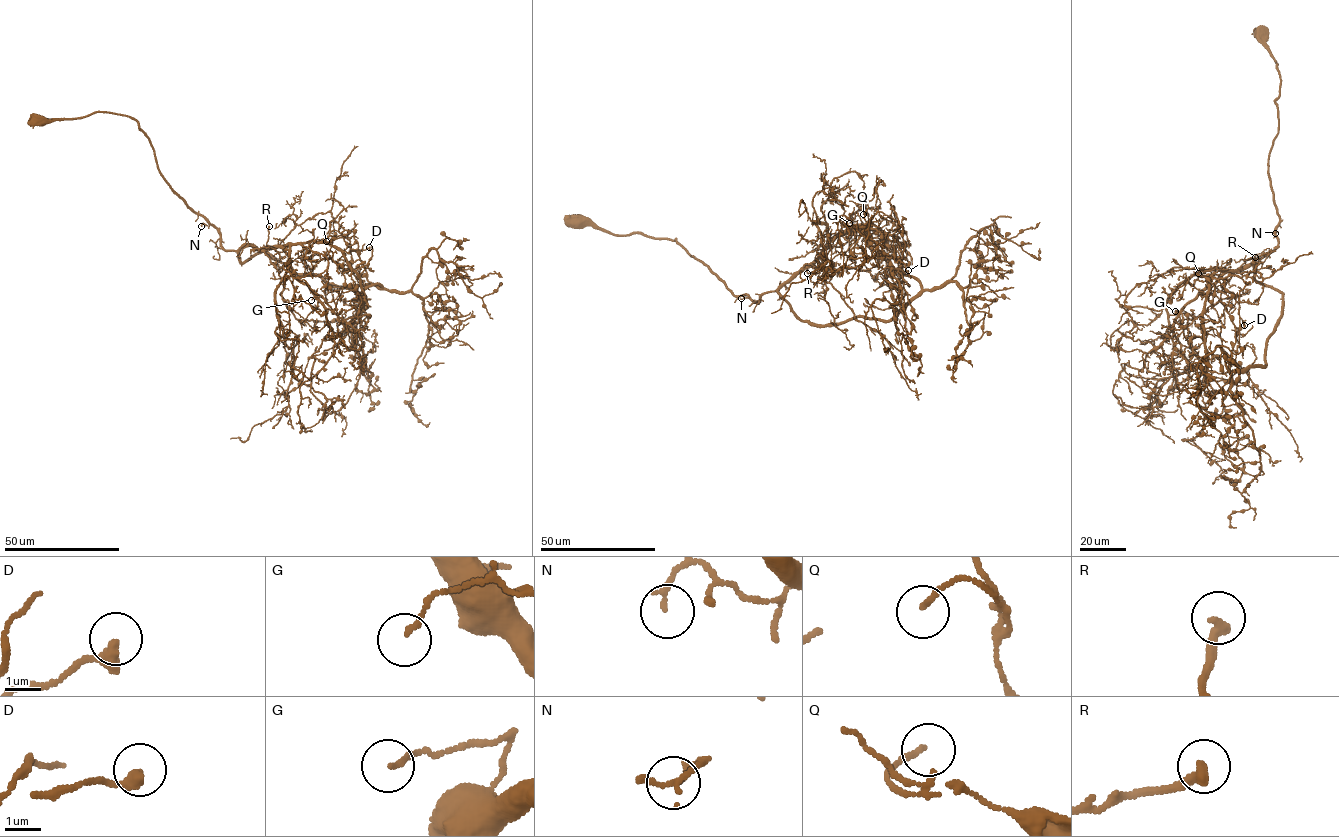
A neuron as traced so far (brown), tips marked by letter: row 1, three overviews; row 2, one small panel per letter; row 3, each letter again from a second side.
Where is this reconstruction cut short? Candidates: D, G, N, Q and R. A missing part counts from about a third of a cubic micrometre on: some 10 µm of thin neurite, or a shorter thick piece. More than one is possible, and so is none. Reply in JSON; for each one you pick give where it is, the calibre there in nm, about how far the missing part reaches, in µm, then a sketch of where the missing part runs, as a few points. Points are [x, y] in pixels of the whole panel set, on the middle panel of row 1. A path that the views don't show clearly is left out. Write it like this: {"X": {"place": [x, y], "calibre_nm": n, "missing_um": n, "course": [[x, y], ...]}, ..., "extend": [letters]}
{"extend": []}

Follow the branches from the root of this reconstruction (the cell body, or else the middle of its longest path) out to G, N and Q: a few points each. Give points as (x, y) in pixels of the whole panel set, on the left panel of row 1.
G: (38, 119), (131, 116), (163, 178), (216, 228), (222, 247), (279, 247), (319, 296), (311, 300)
N: (38, 119), (73, 119), (97, 112), (131, 116), (148, 139), (159, 173), (171, 190), (209, 225), (201, 226)
Q: (38, 119), (97, 112), (131, 116), (165, 181), (216, 228), (225, 249), (331, 246), (326, 241)

